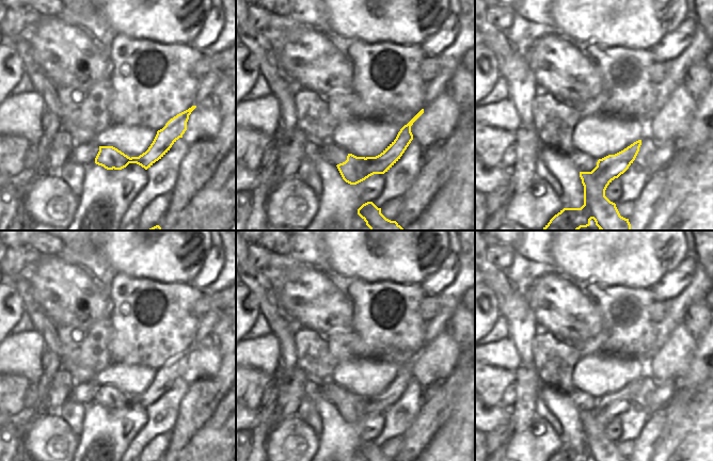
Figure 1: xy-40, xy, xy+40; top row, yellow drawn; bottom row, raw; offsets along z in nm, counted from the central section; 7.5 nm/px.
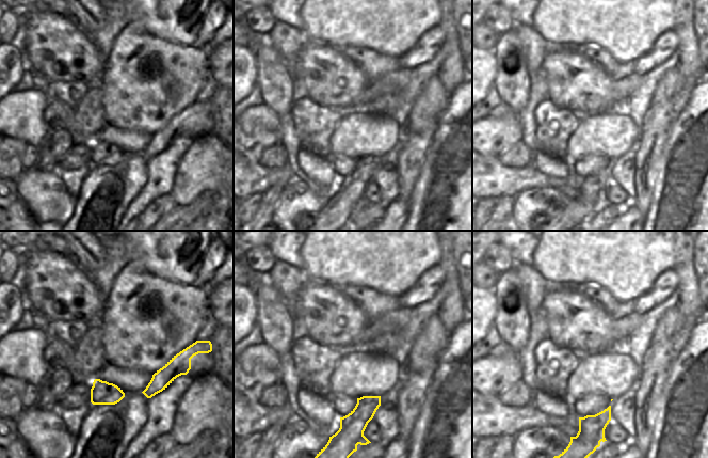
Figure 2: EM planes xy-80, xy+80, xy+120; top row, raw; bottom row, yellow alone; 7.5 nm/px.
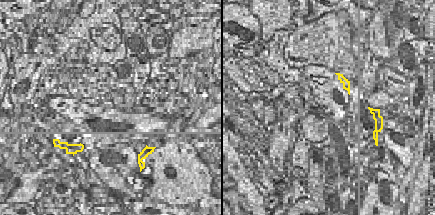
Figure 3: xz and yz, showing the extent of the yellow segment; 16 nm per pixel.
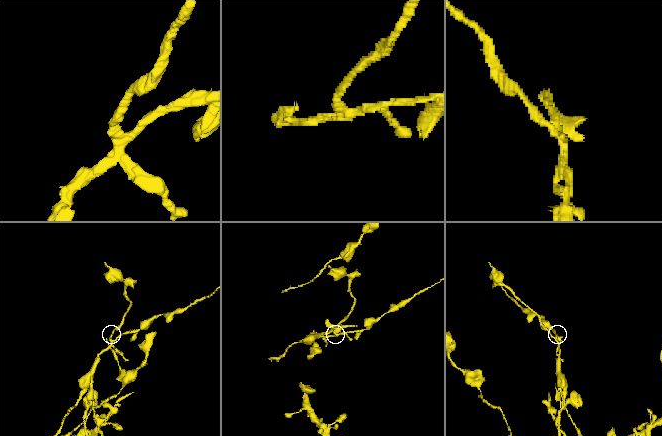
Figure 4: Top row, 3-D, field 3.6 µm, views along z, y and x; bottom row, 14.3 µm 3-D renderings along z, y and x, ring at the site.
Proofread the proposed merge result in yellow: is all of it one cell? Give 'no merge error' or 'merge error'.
merge error

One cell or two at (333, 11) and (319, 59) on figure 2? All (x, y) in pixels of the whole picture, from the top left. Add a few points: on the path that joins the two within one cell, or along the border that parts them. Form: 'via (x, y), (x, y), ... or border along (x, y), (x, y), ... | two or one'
border along (310, 43), (325, 45) | two

